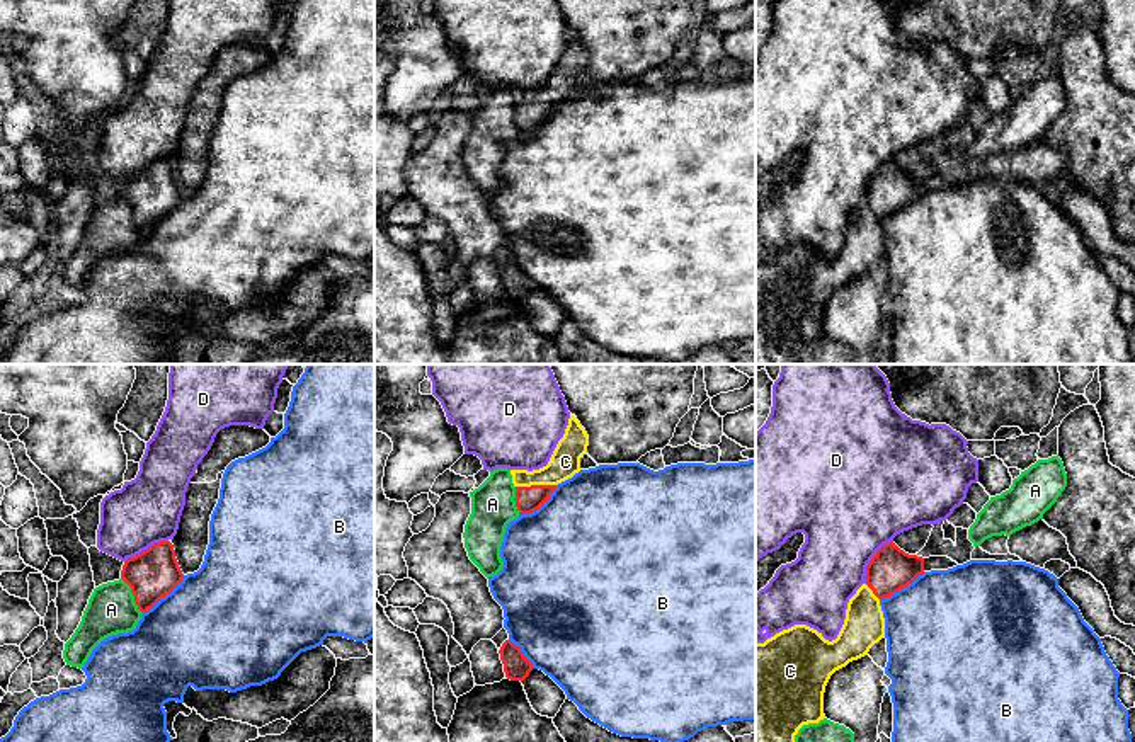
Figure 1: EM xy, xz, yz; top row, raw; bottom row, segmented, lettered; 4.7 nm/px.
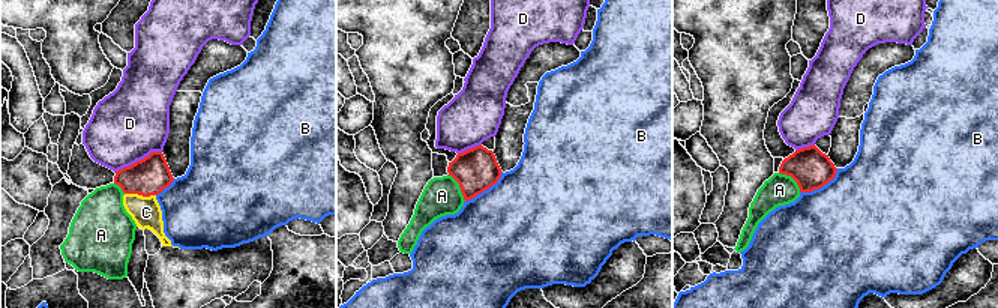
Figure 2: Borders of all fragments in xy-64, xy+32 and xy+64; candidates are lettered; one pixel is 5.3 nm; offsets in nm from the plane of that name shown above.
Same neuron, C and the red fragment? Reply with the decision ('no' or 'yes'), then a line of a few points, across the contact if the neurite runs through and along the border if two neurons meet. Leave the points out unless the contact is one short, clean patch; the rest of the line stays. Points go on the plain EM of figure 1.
yes; line xz (528, 118), (535, 104), (565, 80)

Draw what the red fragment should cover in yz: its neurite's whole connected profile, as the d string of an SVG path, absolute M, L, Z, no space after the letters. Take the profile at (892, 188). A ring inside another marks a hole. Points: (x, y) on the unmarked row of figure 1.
M893 160L883 163L866 186L866 201L849 218L844 243L829 260L807 243L795 243L756 262L756 364L795 364L803 344L818 342L824 334L824 311L830 294L849 281L868 274L885 255L880 220L912 203L924 192L924 177L909 174Z

